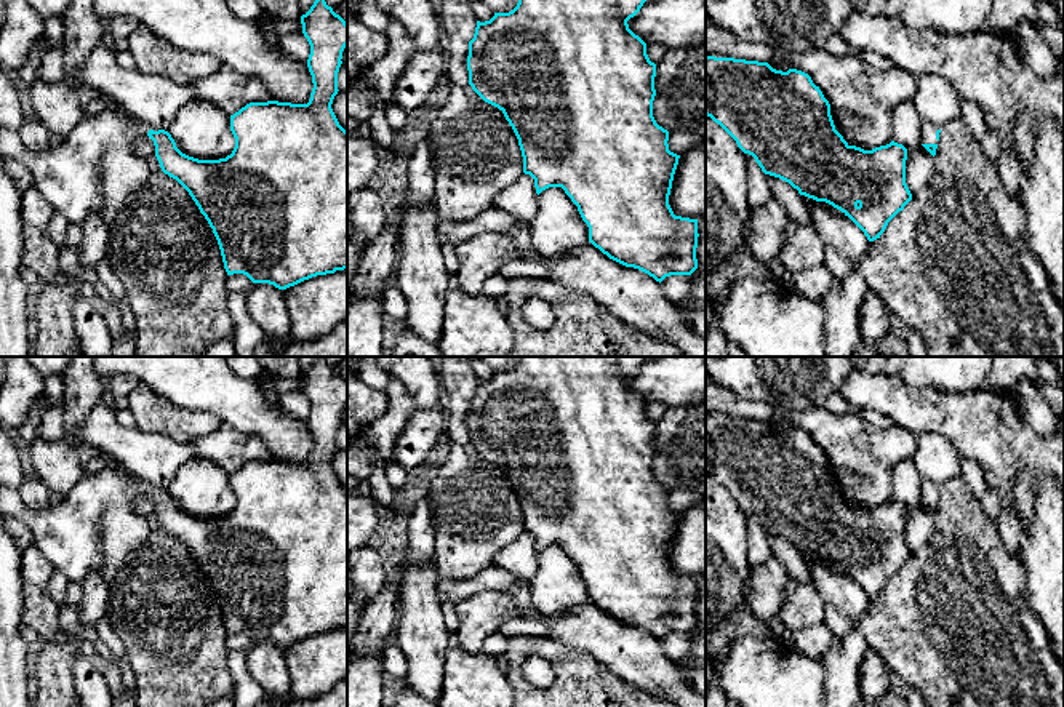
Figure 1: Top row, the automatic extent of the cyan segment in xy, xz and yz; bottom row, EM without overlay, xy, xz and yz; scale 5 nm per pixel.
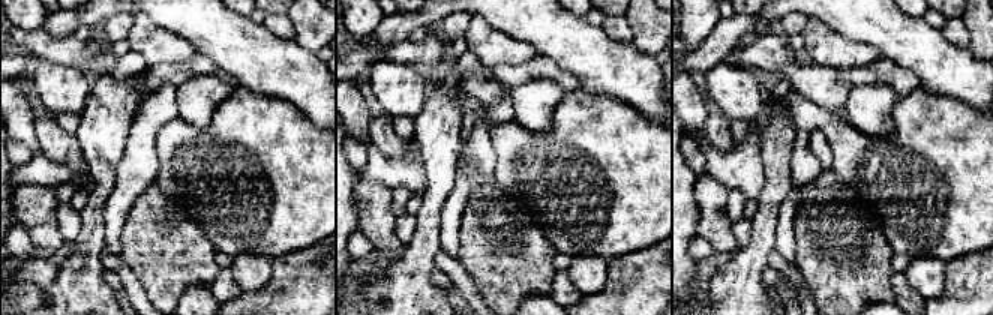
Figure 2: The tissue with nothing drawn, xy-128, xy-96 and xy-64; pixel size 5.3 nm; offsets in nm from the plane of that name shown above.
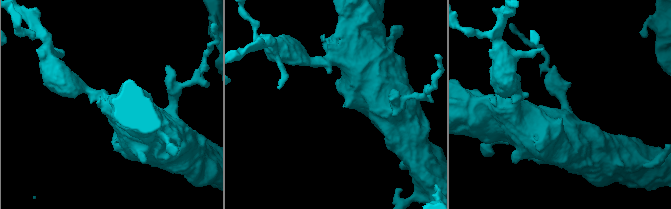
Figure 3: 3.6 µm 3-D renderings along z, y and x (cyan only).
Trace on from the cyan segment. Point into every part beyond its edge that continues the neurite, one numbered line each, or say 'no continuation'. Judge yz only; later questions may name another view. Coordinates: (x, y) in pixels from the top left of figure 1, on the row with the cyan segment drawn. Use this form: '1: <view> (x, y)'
1: yz (928, 130)

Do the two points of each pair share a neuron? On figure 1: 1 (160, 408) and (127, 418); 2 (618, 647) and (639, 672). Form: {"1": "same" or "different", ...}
{"1": "different", "2": "same"}

